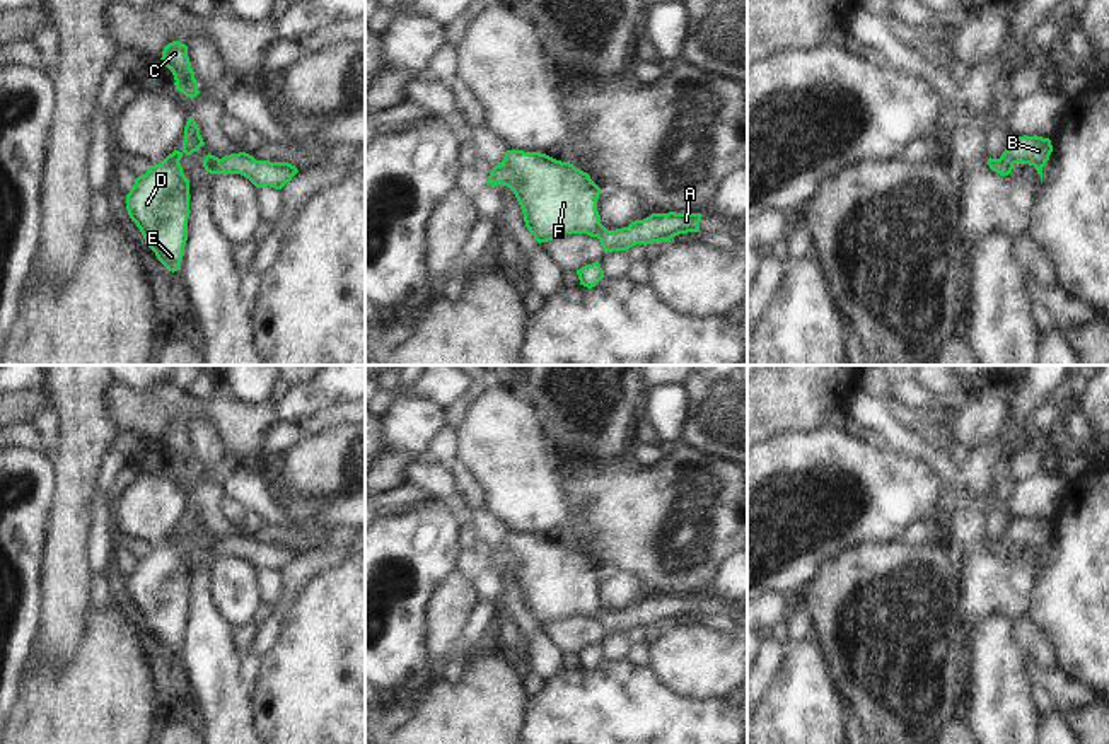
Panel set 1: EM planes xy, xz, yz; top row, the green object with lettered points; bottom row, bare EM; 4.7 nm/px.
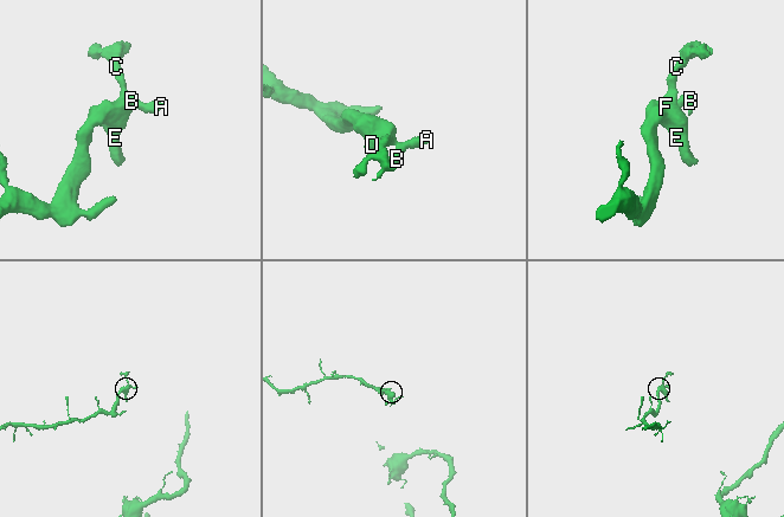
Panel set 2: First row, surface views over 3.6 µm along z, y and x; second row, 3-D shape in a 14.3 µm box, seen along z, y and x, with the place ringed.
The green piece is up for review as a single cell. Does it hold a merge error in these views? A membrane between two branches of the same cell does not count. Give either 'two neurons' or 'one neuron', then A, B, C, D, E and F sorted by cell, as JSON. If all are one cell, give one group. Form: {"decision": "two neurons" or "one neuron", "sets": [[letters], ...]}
{"decision": "one neuron", "sets": [["A", "B", "C", "D", "E", "F"]]}

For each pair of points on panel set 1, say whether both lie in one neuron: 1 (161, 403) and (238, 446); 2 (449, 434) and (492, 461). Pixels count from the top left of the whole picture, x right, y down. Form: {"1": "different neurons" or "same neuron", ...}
{"1": "same neuron", "2": "different neurons"}

